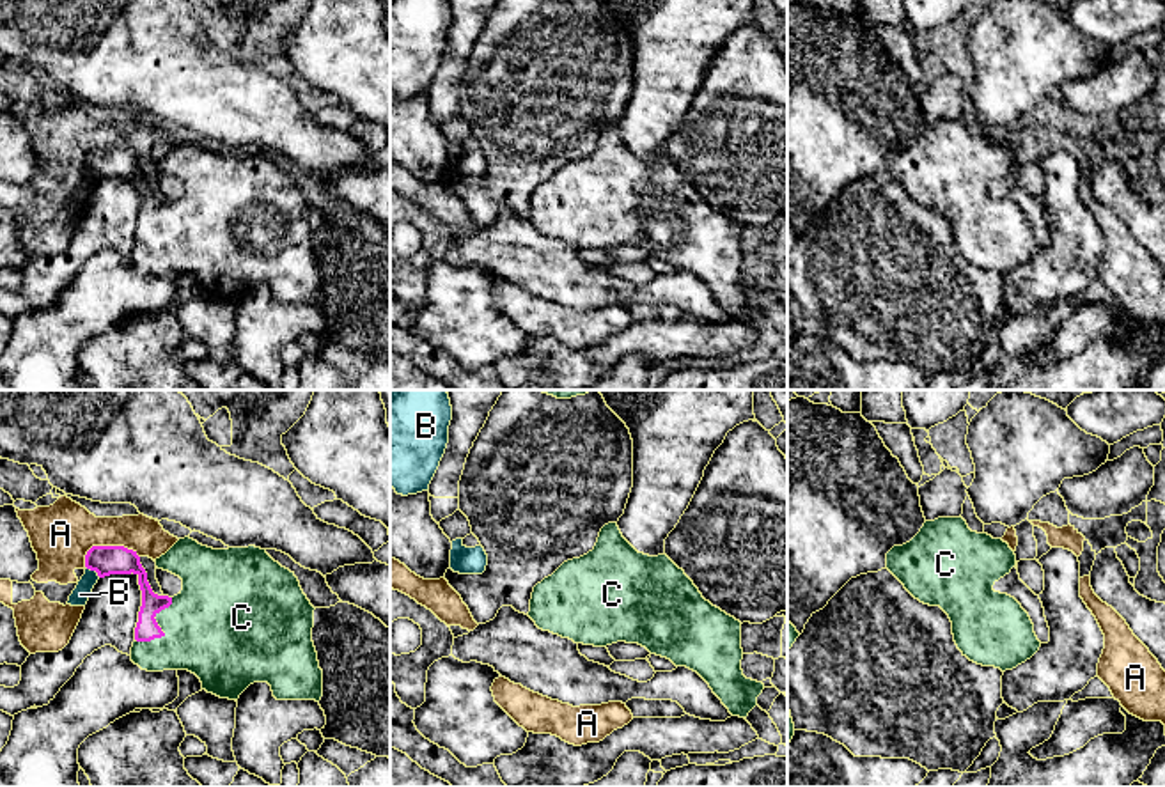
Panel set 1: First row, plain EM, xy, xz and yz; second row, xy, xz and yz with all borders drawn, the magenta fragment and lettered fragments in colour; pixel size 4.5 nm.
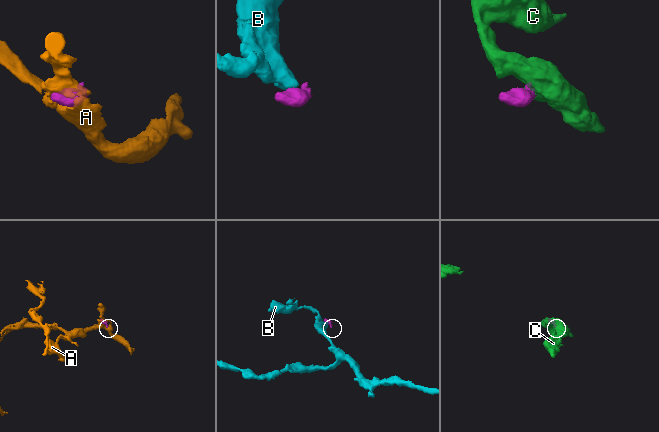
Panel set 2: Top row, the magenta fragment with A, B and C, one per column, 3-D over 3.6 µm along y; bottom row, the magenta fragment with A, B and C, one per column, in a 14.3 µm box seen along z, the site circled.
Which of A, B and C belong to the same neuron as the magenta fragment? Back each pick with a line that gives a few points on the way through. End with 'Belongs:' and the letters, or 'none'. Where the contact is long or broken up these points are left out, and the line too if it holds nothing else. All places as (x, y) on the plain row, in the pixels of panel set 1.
C: way xy (148, 231), (160, 231), (215, 231)
Belongs: C

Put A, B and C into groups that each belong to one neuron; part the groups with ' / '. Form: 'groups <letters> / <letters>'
groups A / B / C

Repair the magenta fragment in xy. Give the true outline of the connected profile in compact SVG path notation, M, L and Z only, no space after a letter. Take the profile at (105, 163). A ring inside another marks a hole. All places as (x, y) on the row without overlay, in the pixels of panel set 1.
M190 140L179 142L154 165L158 172L183 183L183 193L177 199L168 200L152 195L140 160L133 152L92 149L85 158L85 170L96 174L99 181L131 175L138 179L142 209L131 250L131 264L135 268L147 275L188 273L200 282L202 292L229 303L238 303L254 285L268 285L277 303L321 303L323 273L312 245L316 211L303 197L294 175L275 165L266 152L255 149L213 152Z

